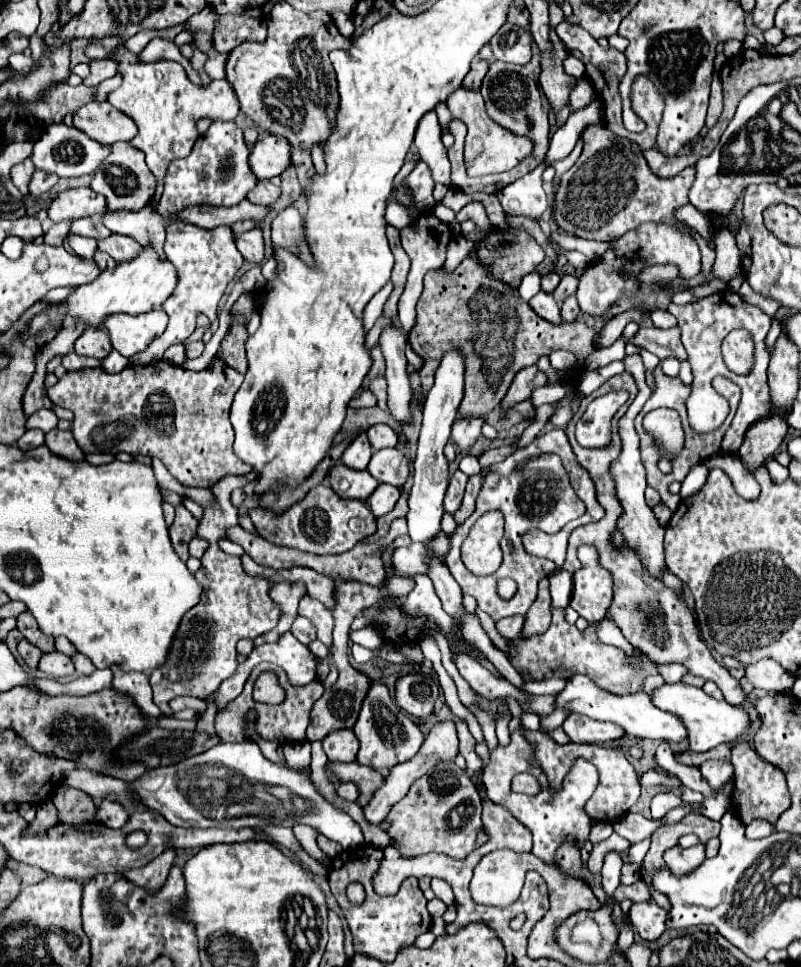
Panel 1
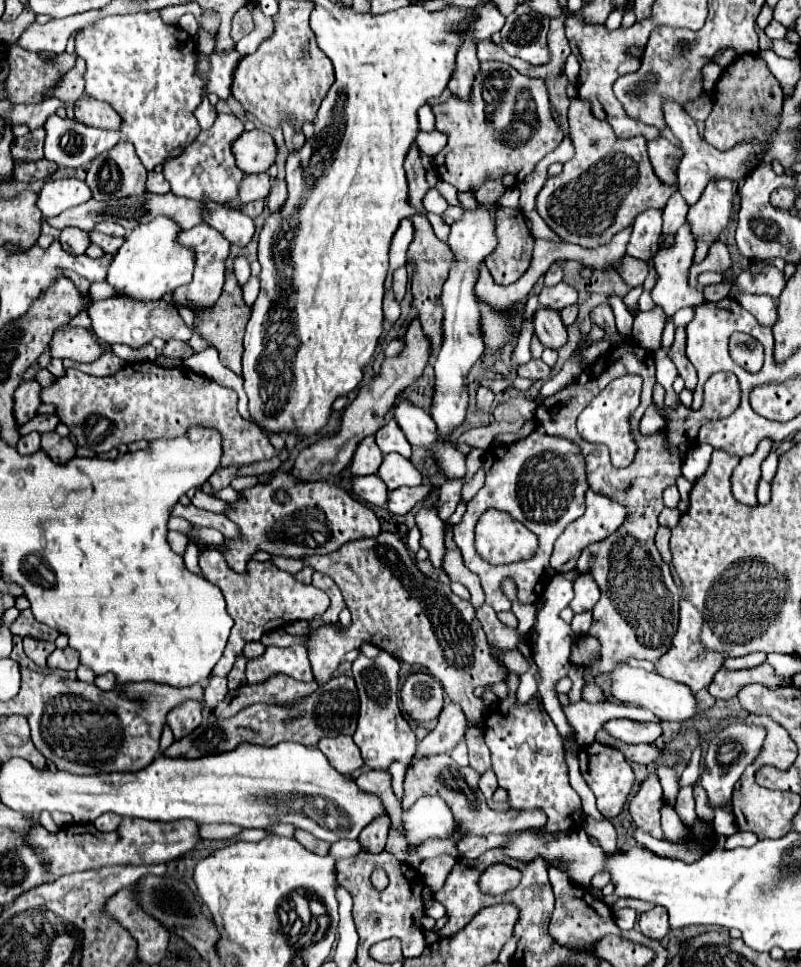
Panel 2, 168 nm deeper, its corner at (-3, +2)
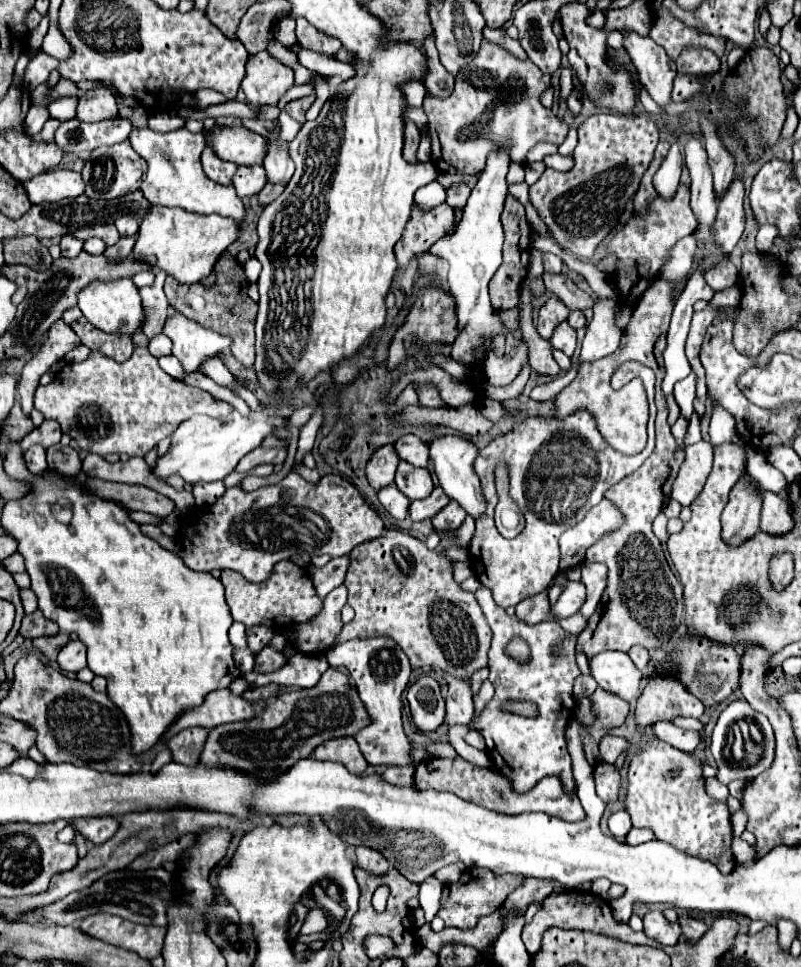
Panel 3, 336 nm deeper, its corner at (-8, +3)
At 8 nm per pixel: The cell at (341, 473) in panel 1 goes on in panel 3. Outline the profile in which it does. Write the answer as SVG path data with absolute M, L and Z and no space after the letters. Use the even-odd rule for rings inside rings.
M394 484L380 488L378 490L378 500L394 518L406 518L406 510L408 510L410 500Z

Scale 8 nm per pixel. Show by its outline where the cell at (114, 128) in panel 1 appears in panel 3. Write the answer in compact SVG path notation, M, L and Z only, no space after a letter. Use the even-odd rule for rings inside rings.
M106 88L88 90L78 100L76 118L82 122L102 122L102 120L110 120L116 116L118 116L116 98Z

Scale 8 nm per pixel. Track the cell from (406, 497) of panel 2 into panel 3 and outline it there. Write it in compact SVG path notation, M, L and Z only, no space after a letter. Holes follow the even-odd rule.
M436 486L430 496L422 498L422 500L412 500L408 506L408 518L414 522L420 522L424 518L432 518L438 510L442 510L442 506L446 506L450 498L444 494L444 490L440 486Z

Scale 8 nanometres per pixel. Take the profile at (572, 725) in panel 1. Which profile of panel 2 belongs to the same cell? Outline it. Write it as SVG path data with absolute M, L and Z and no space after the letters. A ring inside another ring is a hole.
M613 719L605 723L603 729L625 743L653 743L663 733L657 723L637 723L629 719Z

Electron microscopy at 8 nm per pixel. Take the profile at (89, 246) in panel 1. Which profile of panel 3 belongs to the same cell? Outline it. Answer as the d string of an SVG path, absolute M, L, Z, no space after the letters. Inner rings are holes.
M66 234L66 236L62 238L60 246L62 246L62 256L66 256L66 258L74 258L74 256L78 256L78 254L82 252L84 242L78 240L78 238L72 236L72 234Z

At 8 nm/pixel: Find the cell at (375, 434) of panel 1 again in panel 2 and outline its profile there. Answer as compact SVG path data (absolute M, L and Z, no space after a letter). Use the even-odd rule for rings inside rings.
M389 419L387 425L383 425L377 433L375 433L375 441L379 445L379 449L387 455L387 453L399 453L403 457L411 457L411 445L405 439L403 431L397 427L395 419Z

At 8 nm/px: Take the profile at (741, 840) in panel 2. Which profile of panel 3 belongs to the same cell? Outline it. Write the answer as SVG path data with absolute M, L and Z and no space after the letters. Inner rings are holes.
M734 838L732 840L732 852L734 852L736 862L750 862L756 856L754 846L750 846L748 842L744 842L742 838Z

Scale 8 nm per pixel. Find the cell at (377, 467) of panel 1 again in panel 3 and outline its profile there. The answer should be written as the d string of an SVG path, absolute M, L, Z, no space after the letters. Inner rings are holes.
M406 460L398 462L394 484L410 500L414 500L414 498L426 498L426 494L430 494L430 490L434 488L430 472L426 468L416 468L416 466L408 464Z

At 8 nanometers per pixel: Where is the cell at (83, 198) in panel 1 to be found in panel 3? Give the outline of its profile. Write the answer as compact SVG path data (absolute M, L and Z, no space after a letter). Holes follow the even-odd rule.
M54 170L38 174L24 182L32 204L60 202L66 198L78 198L84 192L84 180L72 170Z

